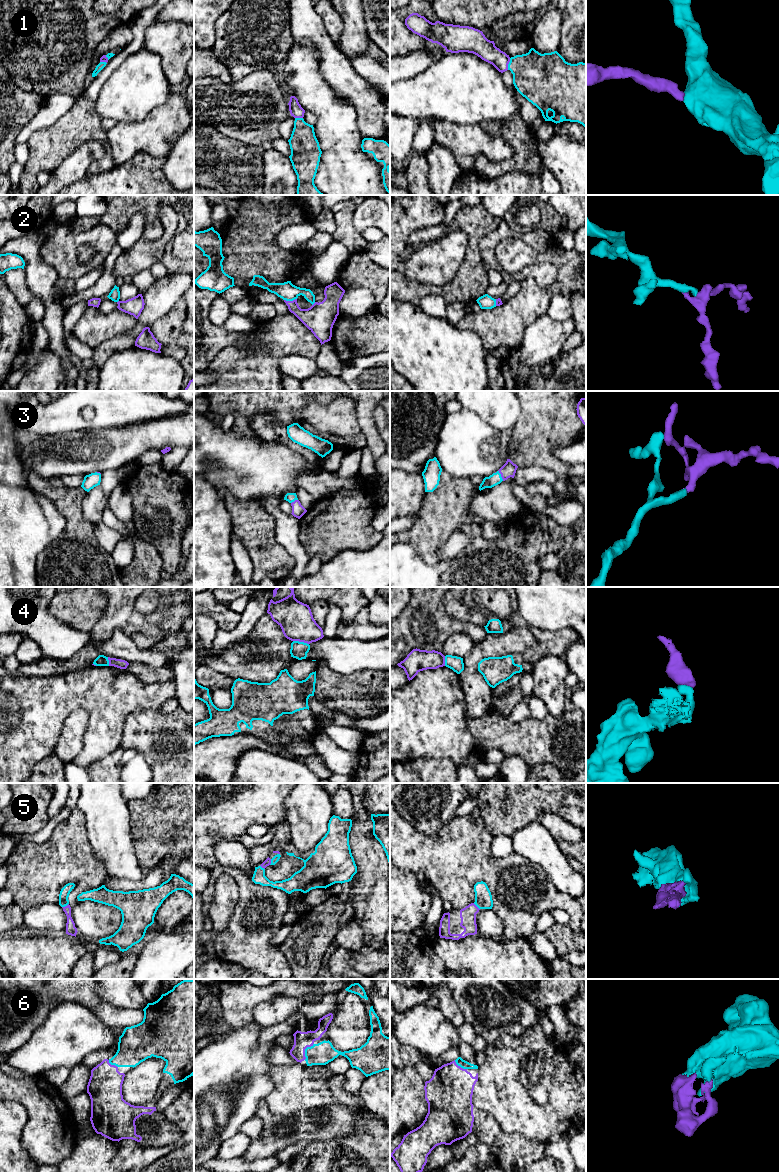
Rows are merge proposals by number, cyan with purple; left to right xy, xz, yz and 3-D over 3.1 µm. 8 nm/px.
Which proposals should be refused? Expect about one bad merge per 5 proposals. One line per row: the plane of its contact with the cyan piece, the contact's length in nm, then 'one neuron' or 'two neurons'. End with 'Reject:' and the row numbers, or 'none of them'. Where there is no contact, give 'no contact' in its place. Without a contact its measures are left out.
1: contact in yz; length 100 nm; one neuron
2: contact in xz; length 110 nm; one neuron
3: contact in yz; length 100 nm; one neuron
4: contact in xz; length 130 nm; two neurons
5: contact in xy; length 70 nm; one neuron
6: contact in xz; length 150 nm; one neuron
Reject: 4

